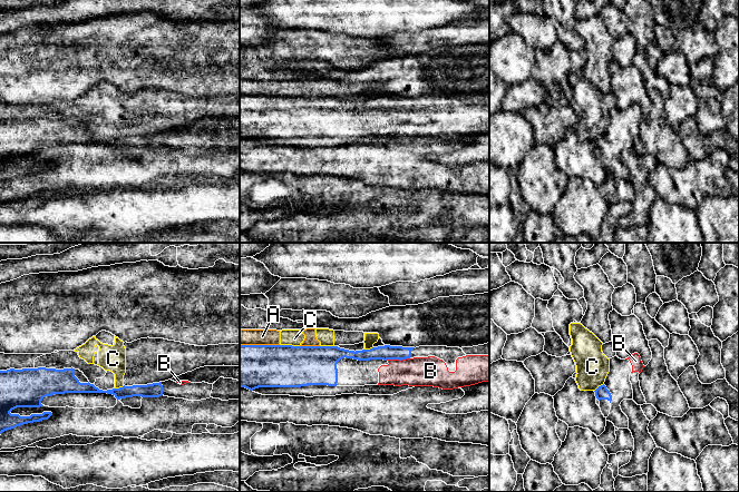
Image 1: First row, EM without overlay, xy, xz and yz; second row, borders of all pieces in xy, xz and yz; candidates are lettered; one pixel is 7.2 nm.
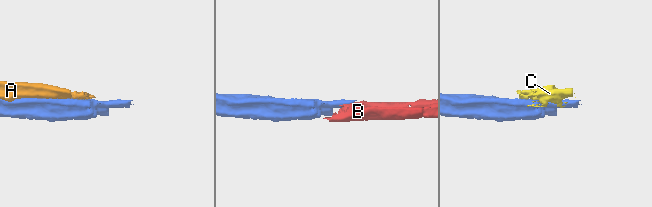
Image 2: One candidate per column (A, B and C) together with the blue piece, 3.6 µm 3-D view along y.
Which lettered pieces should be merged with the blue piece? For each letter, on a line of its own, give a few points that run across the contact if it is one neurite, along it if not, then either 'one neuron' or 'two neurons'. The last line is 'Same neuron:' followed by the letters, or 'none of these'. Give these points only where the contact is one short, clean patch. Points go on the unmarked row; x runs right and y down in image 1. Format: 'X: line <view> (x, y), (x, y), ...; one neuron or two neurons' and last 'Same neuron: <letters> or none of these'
A: two neurons
B: line xz (387, 102), (397, 109), (409, 121), (429, 121); one neuron
C: two neurons
Same neuron: B

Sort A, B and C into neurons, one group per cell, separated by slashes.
A C / B

